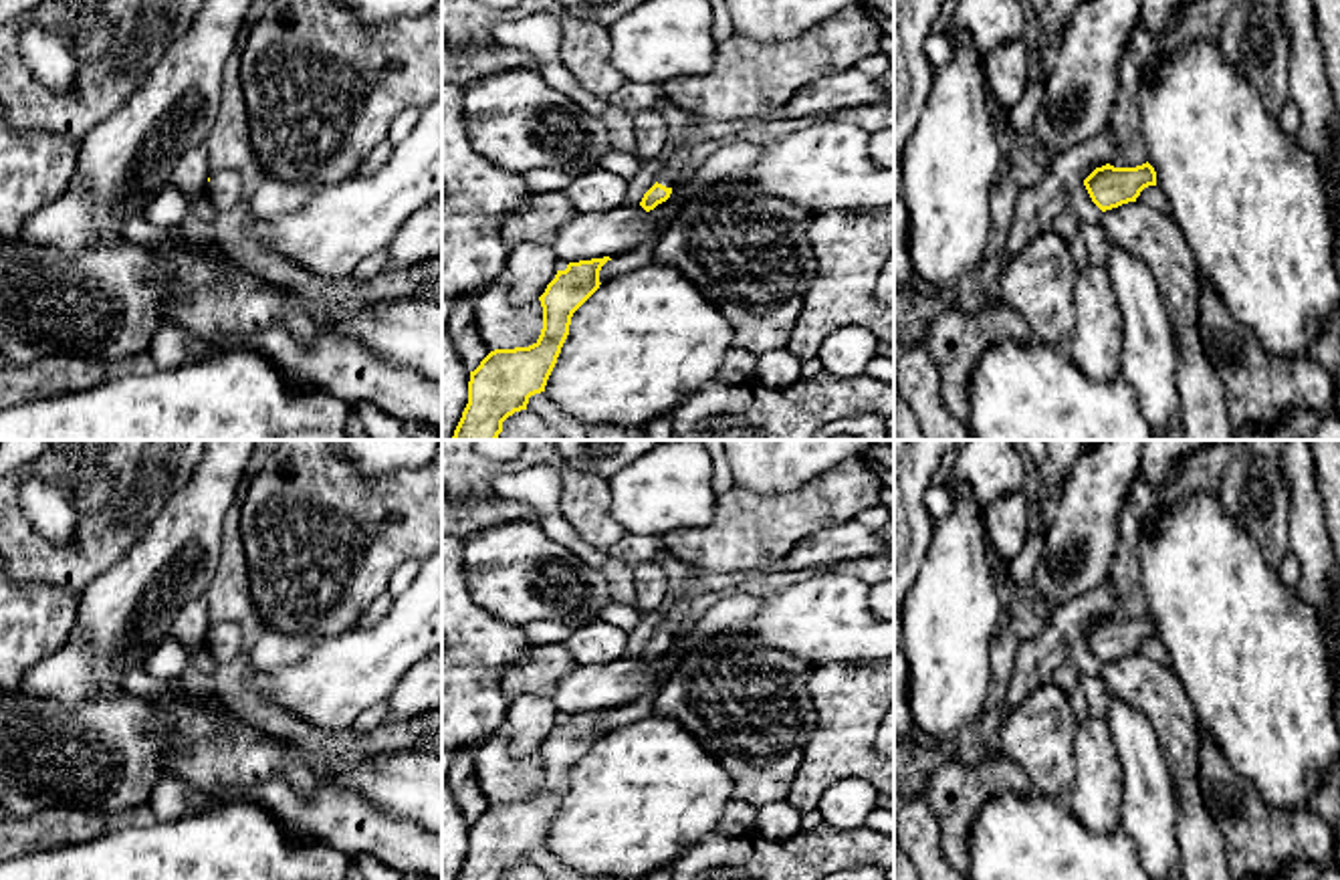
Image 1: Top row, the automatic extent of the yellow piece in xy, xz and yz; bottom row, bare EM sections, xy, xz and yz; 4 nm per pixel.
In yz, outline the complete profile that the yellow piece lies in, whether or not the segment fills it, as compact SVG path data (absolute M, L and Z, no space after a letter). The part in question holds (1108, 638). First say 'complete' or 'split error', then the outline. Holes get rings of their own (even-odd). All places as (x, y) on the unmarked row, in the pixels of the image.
complete; M1148 614L1136 620L1114 620L1106 616L1088 628L1084 638L1092 654L1106 664L1136 654L1144 640L1156 638L1156 624Z

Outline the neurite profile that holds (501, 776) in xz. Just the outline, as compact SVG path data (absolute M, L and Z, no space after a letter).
M498 733L474 751L474 771L480 791L490 803L529 799L543 781L541 753L515 757Z

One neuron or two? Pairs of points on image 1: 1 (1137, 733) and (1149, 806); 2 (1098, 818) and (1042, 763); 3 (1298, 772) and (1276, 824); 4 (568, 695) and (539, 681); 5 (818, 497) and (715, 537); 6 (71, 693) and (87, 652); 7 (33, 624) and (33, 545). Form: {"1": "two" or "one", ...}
{"1": "one", "2": "two", "3": "two", "4": "two", "5": "one", "6": "one", "7": "two"}

